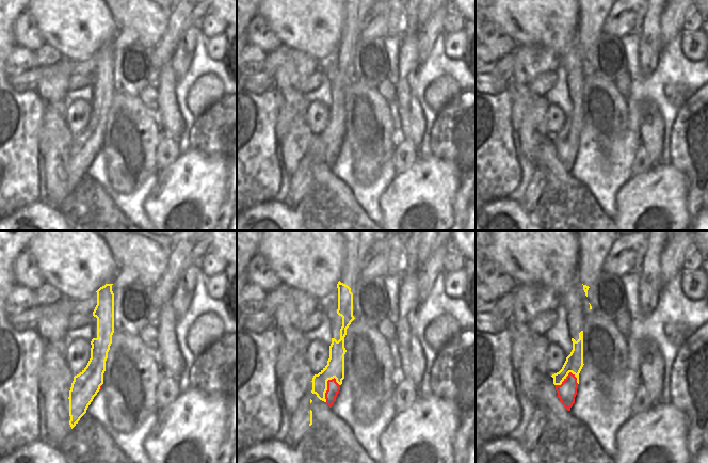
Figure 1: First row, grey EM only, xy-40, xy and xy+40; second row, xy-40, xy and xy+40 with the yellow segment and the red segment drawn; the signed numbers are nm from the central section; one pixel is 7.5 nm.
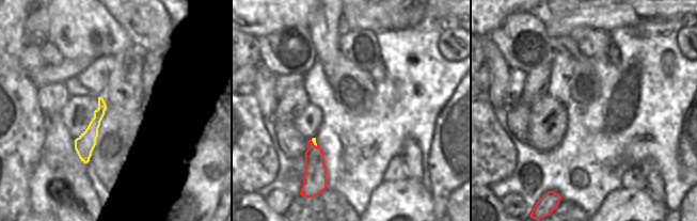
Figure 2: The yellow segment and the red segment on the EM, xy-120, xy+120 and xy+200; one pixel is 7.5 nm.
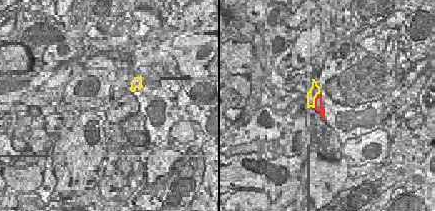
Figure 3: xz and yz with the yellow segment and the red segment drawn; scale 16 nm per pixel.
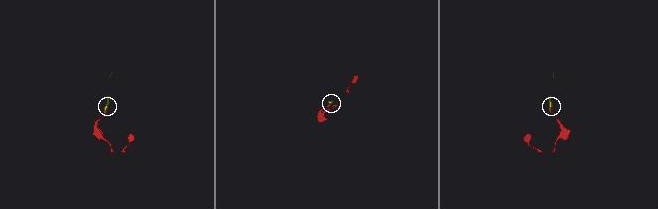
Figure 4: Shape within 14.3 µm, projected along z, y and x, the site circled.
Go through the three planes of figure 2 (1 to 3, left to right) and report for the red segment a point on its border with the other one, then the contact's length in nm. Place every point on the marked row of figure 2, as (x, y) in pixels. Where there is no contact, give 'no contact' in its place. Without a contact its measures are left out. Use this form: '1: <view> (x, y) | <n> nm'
1: no contact
2: xy+120 (314, 143) | 70 nm
3: no contact

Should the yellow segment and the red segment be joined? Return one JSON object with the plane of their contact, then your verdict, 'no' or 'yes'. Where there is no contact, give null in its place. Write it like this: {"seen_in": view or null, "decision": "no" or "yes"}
{"seen_in": "xy", "decision": "no"}

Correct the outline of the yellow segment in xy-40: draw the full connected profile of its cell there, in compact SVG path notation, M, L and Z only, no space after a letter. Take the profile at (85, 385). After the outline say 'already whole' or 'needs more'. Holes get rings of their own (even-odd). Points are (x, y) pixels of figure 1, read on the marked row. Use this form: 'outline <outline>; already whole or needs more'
outline M106 284L100 287L97 292L97 305L93 312L93 316L97 318L97 337L91 341L91 358L86 367L74 377L67 403L61 403L59 410L46 409L46 429L48 435L45 441L54 446L61 443L78 424L80 418L86 413L86 410L94 397L103 384L103 373L106 371L106 361L108 352L112 344L112 335L114 333L114 290L113 284Z; needs more

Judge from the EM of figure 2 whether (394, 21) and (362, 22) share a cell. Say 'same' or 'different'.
same

